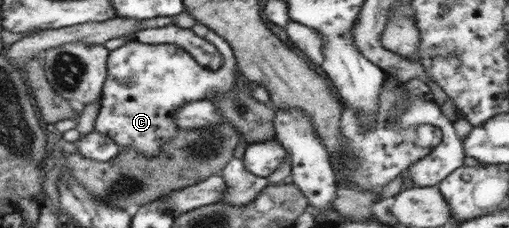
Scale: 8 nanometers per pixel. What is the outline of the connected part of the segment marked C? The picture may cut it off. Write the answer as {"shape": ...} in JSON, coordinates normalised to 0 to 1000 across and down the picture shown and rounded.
{"shape":[[[385,96],[373,127],[422,202],[436,263],[430,303],[418,311],[395,294],[363,215],[348,197],[281,193],[265,167],[250,180],[212,246],[210,346],[187,526],[191,579],[216,596],[236,645],[255,640],[283,684],[305,684],[354,566],[340,535],[352,469],[383,439],[417,447],[420,421],[454,399],[468,298],[454,197],[401,105]]]}

